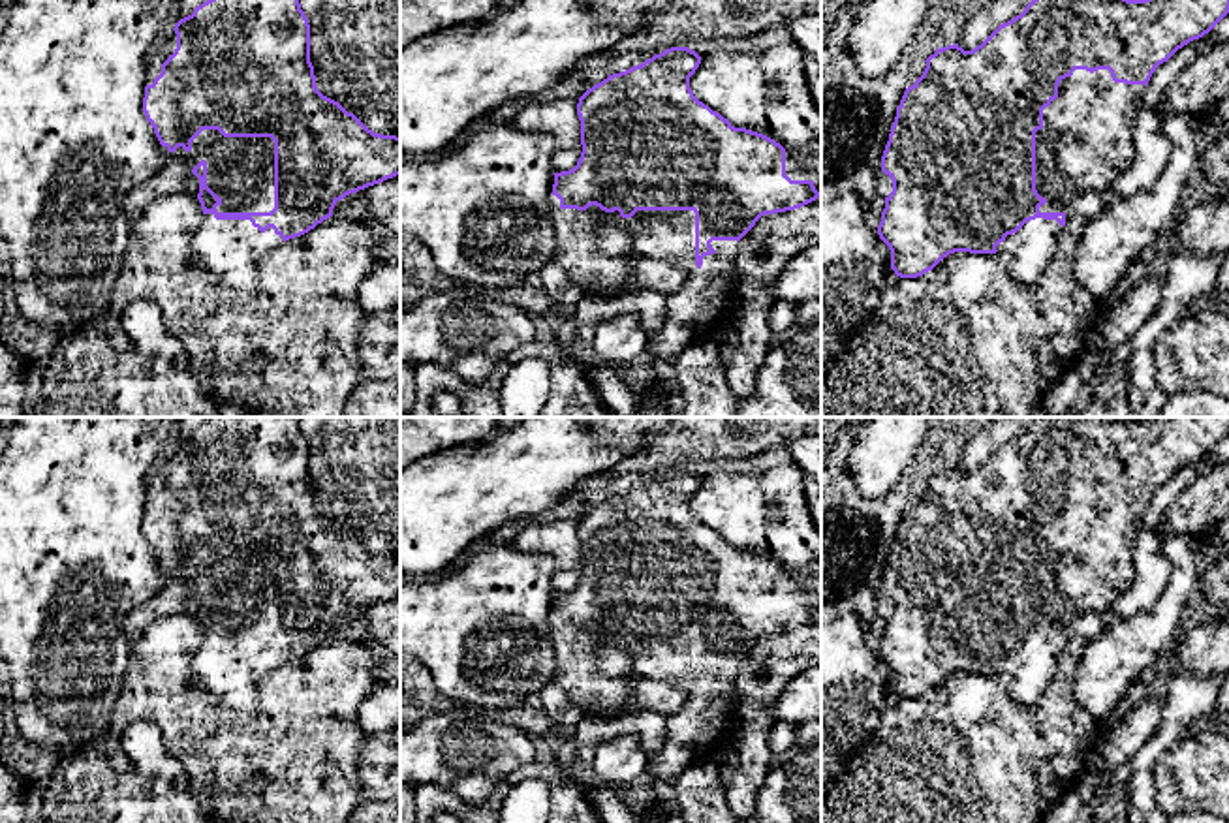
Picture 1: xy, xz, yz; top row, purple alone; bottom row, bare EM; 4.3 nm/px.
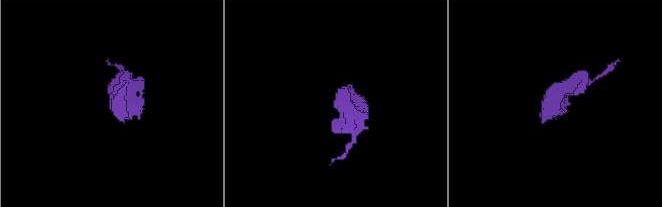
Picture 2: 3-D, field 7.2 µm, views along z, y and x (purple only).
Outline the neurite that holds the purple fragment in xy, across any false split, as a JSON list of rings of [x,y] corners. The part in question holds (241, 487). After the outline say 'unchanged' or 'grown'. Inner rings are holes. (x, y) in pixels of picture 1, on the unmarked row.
[[[212,417],[197,427],[192,436],[180,440],[173,451],[158,458],[156,468],[148,474],[143,534],[163,569],[163,582],[147,603],[141,603],[128,614],[128,637],[132,643],[137,641],[152,620],[165,614],[190,614],[197,618],[203,641],[195,658],[195,675],[216,703],[235,712],[256,712],[259,708],[259,680],[282,663],[301,658],[331,639],[340,620],[400,596],[400,558],[374,554],[353,534],[348,534],[338,522],[318,511],[310,483],[310,445],[297,417]]] | grown

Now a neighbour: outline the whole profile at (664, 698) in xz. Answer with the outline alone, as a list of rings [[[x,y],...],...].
[[[605,637],[598,643],[598,663],[603,675],[626,678],[631,684],[631,701],[605,718],[635,710],[656,710],[669,716],[686,703],[686,691],[671,682],[635,680],[631,676],[631,660],[628,652]]]

